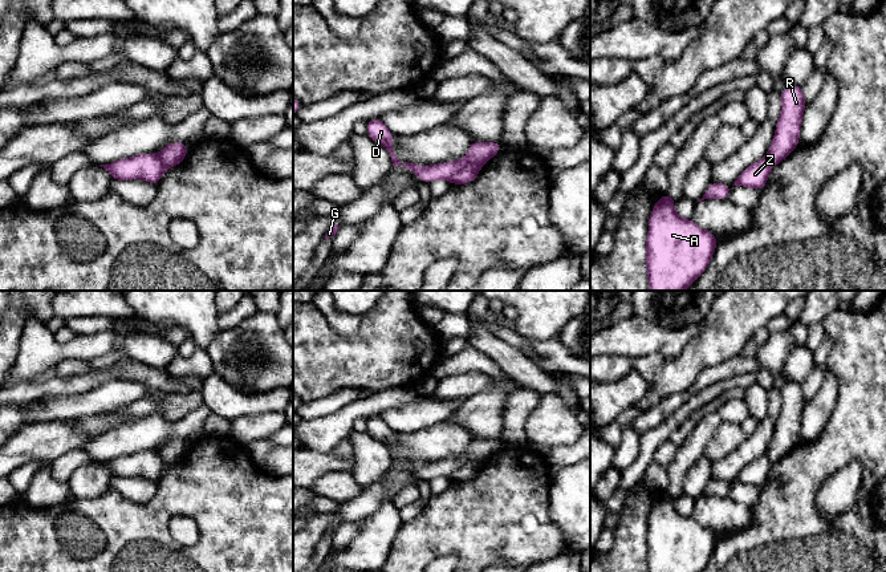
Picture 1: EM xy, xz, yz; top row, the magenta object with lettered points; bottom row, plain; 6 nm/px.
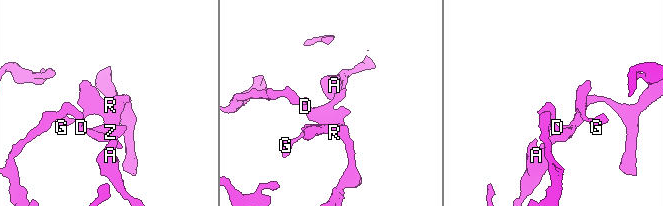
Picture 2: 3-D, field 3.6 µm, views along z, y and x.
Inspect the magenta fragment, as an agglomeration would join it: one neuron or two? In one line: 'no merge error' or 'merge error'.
merge error

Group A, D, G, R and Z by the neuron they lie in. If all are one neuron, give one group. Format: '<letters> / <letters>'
A D Z / G R

